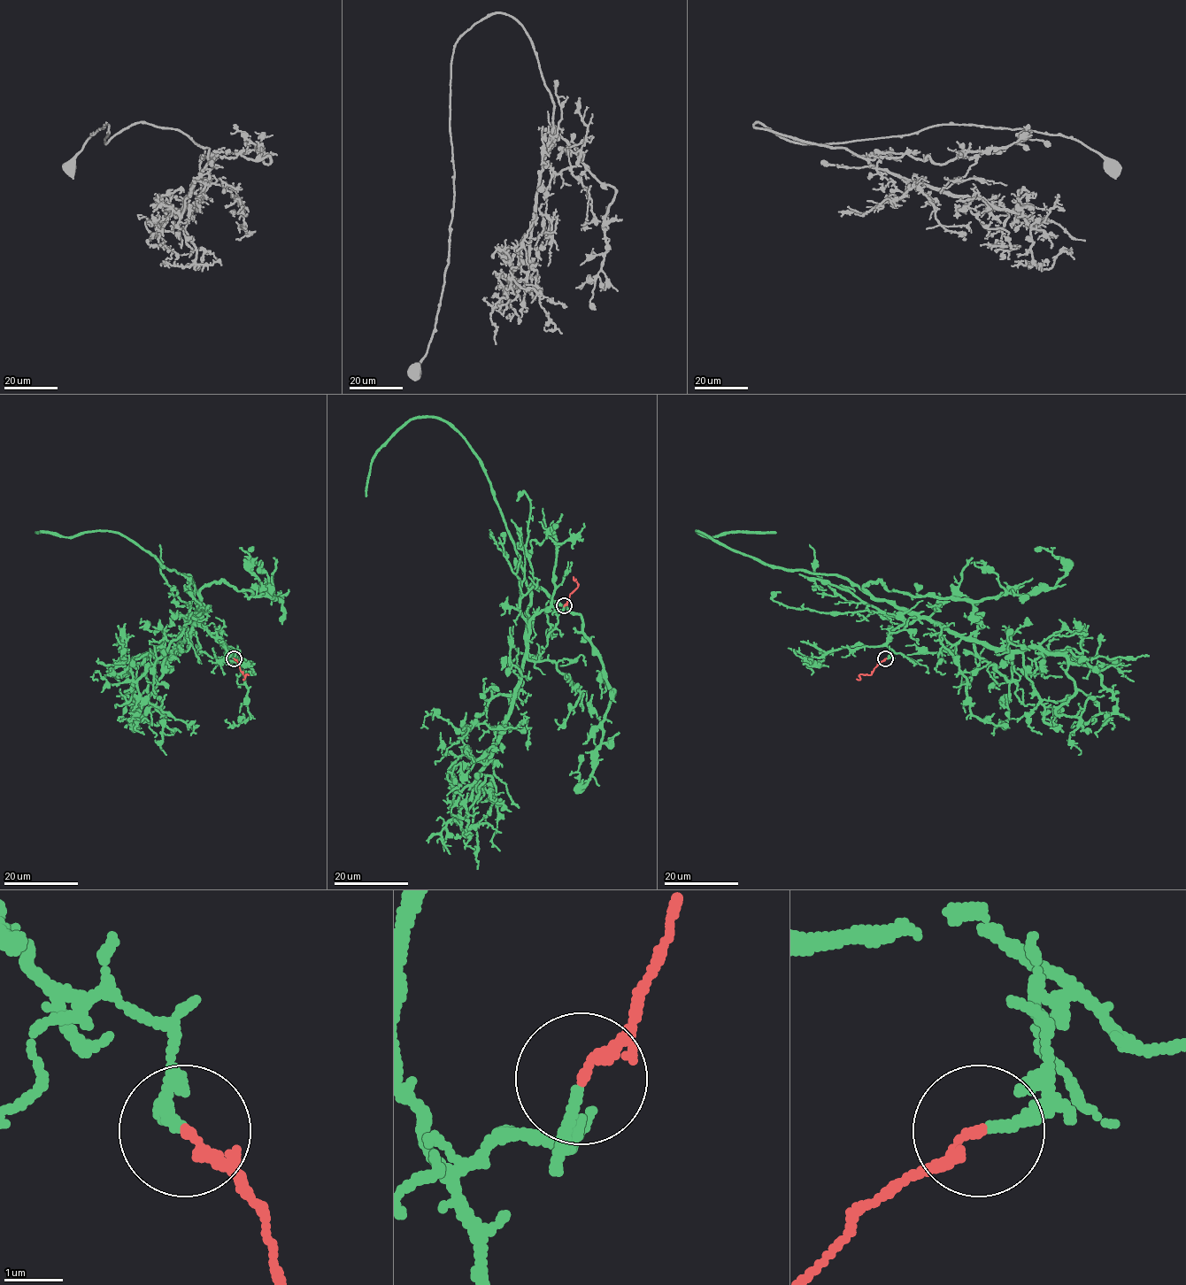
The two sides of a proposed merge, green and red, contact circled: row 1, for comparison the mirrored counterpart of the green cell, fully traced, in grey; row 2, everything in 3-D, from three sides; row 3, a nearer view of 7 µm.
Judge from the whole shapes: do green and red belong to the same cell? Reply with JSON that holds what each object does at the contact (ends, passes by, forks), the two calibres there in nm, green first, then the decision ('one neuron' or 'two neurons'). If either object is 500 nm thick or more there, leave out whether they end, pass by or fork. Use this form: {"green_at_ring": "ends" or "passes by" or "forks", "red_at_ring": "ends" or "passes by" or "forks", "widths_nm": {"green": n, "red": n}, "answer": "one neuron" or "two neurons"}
{"green_at_ring": "ends", "red_at_ring": "ends", "widths_nm": {"green": 170, "red": 190}, "answer": "one neuron"}

